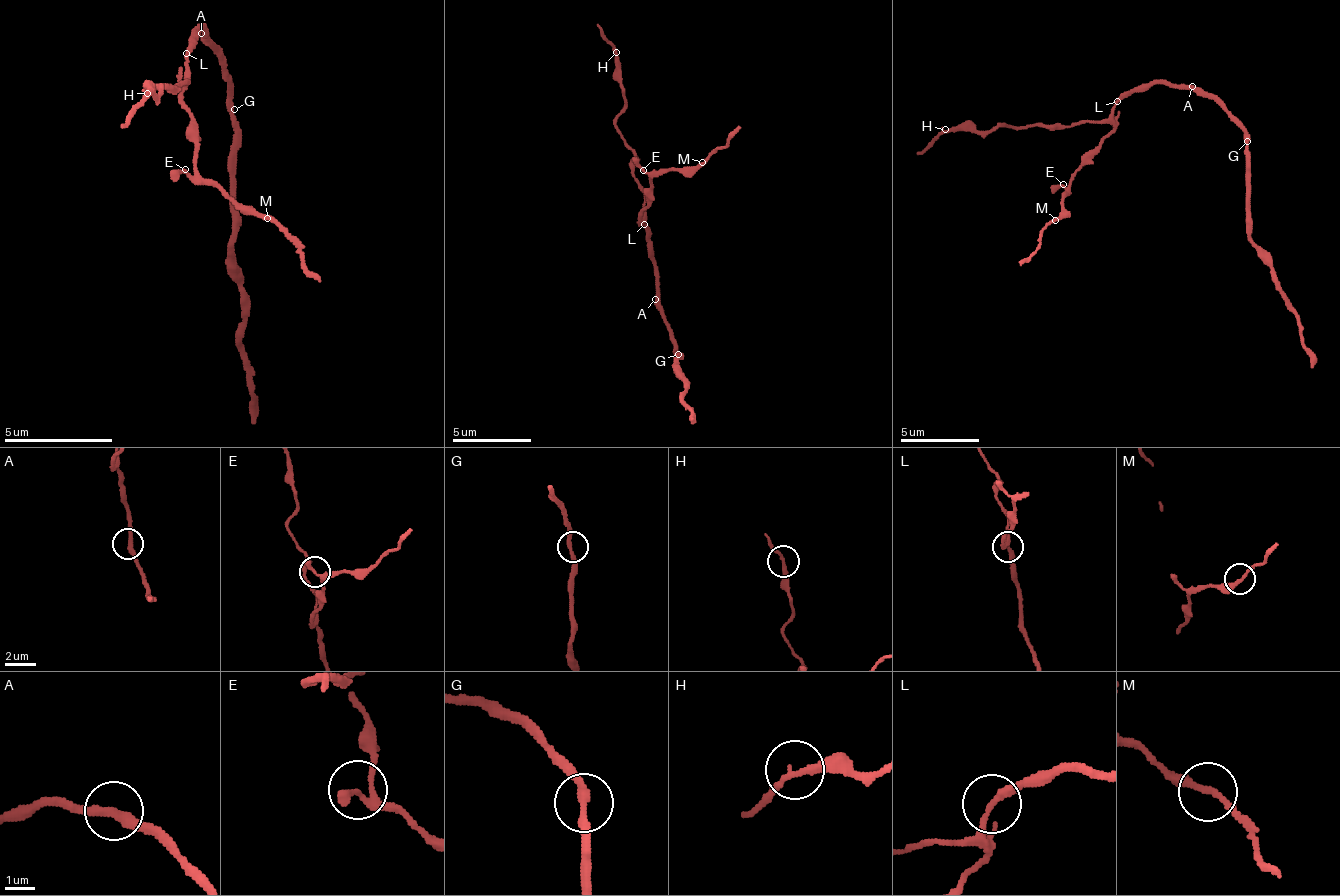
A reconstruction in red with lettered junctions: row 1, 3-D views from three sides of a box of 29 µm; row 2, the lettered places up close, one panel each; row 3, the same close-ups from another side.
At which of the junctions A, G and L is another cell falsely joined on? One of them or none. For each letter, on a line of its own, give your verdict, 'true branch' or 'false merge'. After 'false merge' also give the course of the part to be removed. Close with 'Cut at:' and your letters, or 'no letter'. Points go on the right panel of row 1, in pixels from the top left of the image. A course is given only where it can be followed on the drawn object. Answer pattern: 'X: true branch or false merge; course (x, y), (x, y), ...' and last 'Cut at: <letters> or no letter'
A: true branch
G: true branch
L: false merge; course (1117, 102), (1110, 133), (1070, 184), (1063, 212), (1019, 267)
Cut at: L

